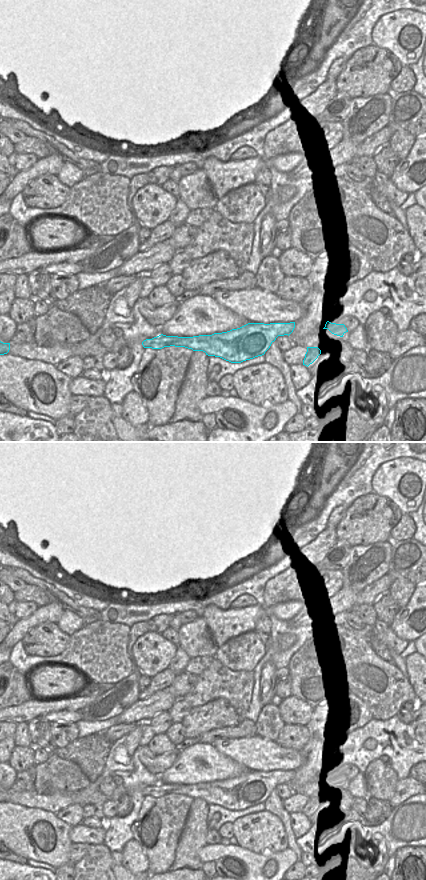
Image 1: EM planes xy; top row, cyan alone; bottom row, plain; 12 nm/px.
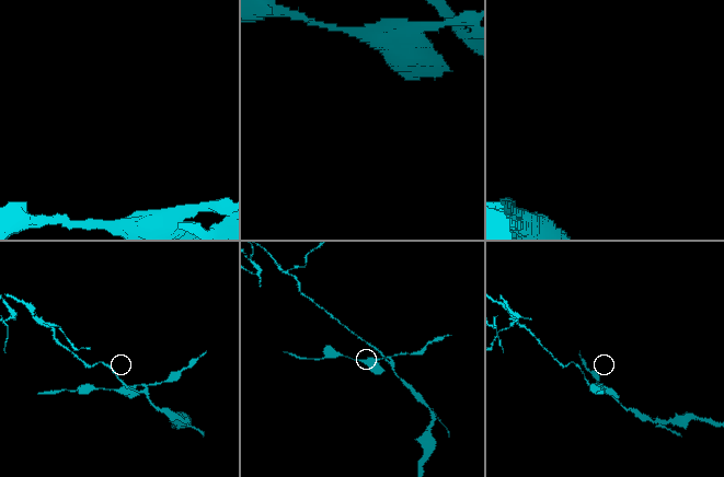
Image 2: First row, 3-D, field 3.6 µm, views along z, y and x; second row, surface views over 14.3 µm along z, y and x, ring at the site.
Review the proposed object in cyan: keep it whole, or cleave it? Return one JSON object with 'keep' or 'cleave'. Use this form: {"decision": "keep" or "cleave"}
{"decision": "keep"}

